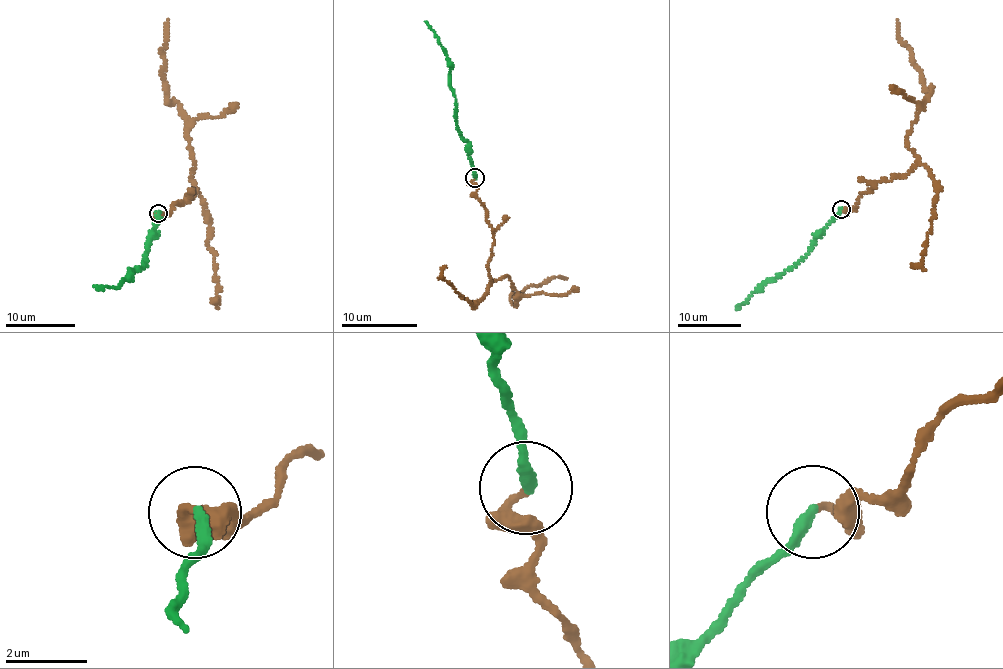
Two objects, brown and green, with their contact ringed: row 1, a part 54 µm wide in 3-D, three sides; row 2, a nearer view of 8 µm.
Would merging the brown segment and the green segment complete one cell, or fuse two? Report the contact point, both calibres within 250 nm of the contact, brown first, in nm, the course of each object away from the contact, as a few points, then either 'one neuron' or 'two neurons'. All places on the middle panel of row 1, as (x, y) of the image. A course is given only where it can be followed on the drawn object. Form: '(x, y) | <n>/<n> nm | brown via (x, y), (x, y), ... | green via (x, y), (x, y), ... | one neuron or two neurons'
(475, 178) | 240/240 nm | brown via (474, 178), (493, 233), (489, 283), (509, 276), (519, 298), (515, 306), (512, 292), (555, 276), (568, 278) | green via (474, 178), (467, 144), (457, 128), (450, 67), (440, 42), (425, 21) | one neuron

